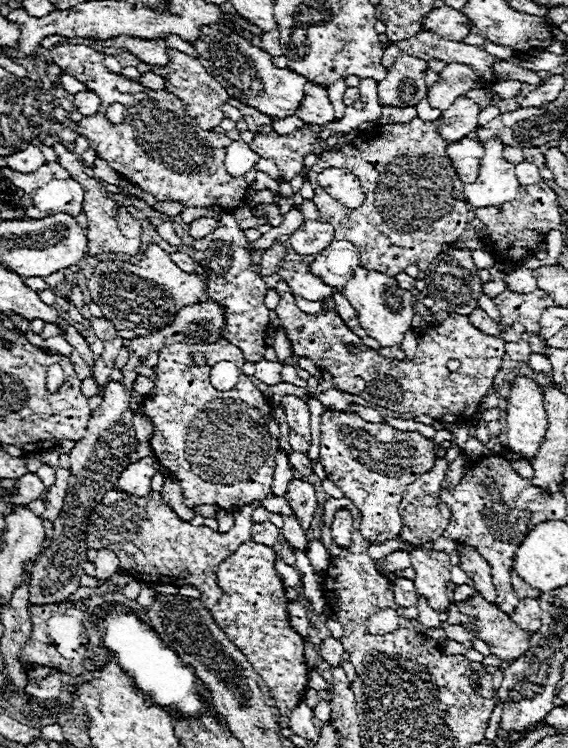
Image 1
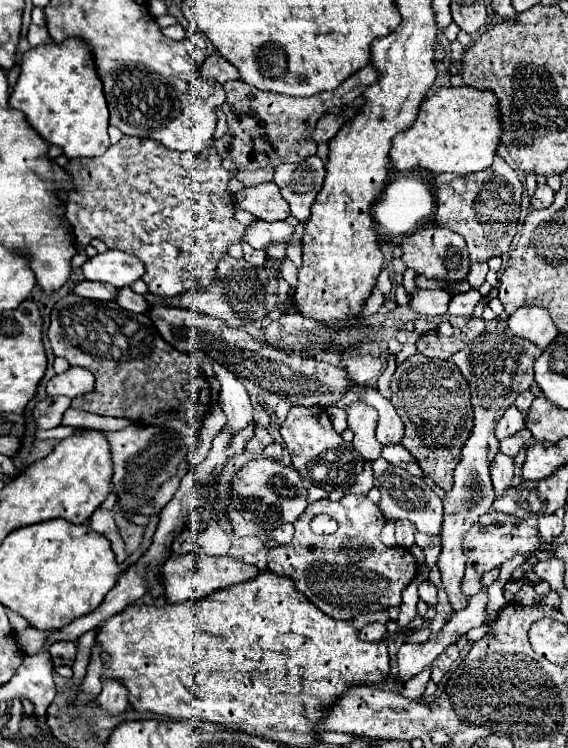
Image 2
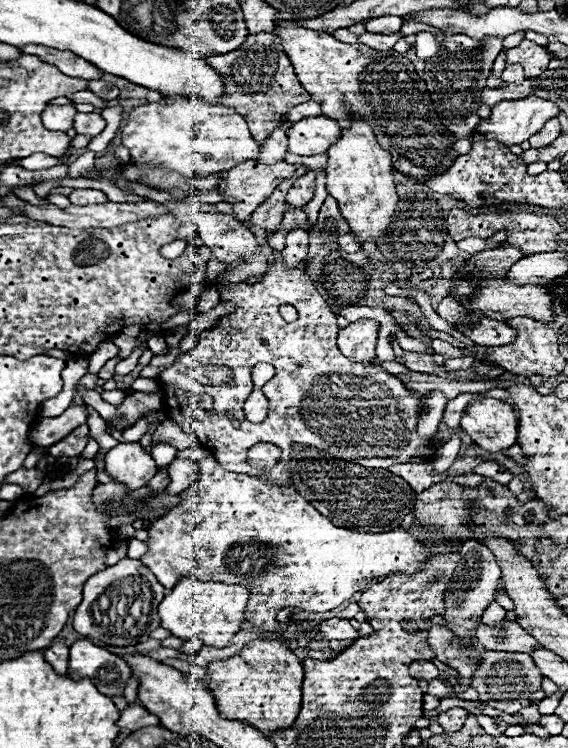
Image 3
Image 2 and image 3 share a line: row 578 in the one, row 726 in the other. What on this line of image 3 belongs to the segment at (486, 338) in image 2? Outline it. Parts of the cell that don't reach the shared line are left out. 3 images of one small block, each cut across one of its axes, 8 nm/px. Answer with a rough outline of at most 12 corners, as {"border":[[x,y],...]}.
{"border":[[452,708],[438,716],[444,732],[462,728],[468,710]]}

